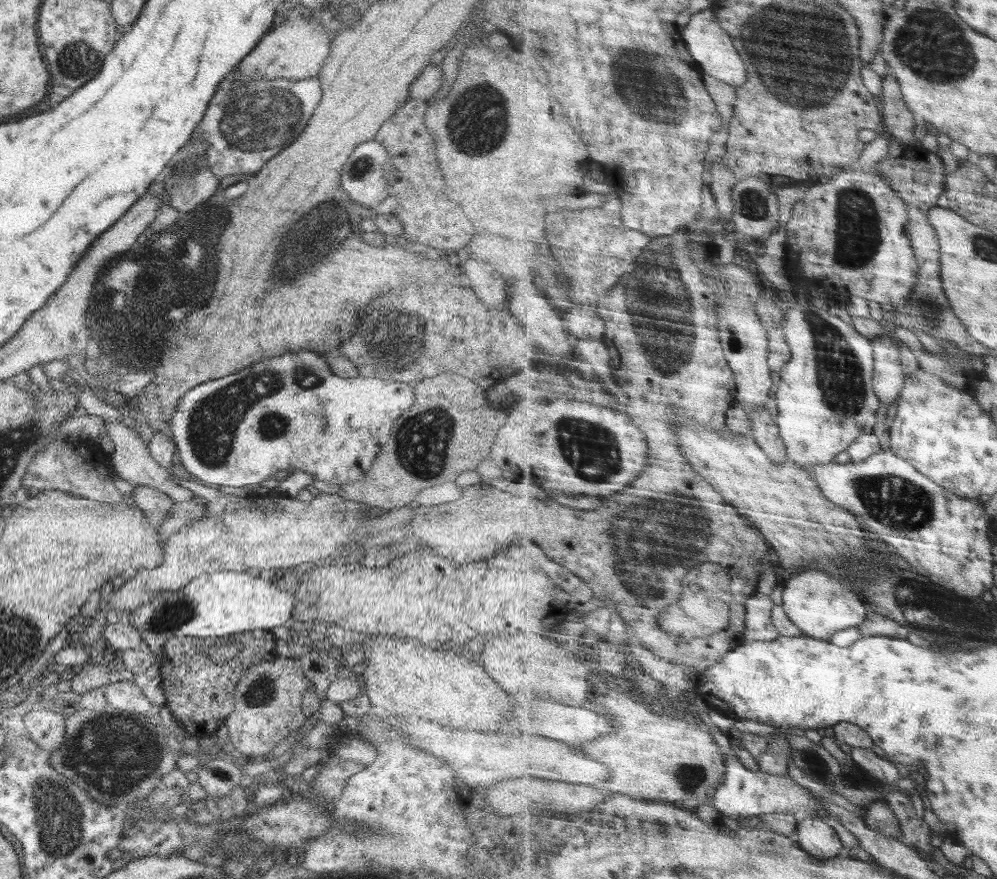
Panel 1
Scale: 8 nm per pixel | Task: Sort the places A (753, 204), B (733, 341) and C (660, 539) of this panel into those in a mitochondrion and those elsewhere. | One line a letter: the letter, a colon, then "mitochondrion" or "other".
A: mitochondrion
B: mitochondrion
C: mitochondrion

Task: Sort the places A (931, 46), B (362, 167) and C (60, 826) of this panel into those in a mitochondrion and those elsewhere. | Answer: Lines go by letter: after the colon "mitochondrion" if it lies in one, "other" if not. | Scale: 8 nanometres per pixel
A: mitochondrion
B: mitochondrion
C: mitochondrion

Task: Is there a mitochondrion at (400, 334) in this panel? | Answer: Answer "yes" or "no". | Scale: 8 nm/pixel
yes

